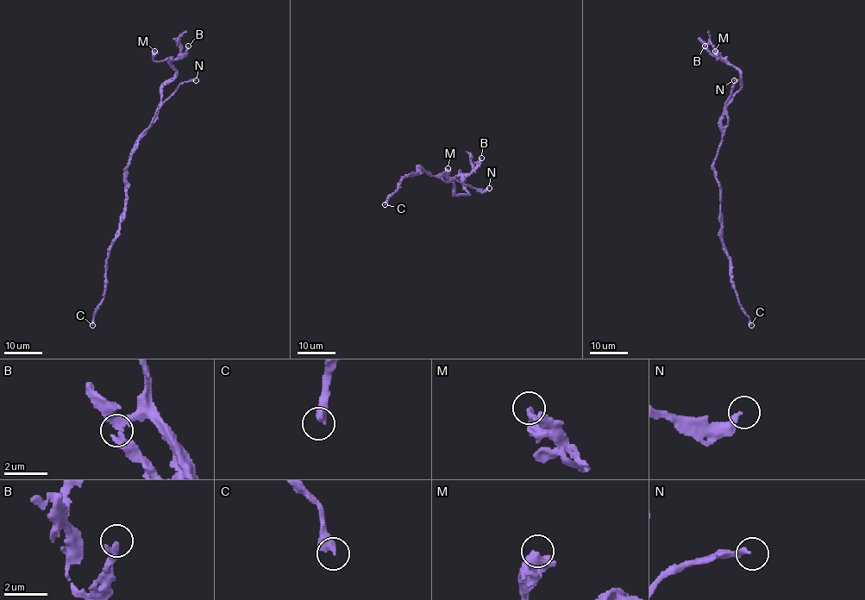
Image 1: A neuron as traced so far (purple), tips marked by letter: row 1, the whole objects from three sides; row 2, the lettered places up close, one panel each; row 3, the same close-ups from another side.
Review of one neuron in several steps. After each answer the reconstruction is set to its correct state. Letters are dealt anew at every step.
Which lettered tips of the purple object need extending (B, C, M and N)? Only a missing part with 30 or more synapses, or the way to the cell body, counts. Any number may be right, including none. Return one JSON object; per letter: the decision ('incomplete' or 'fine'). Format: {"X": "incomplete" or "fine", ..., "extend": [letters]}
{"B": "fine", "C": "fine", "M": "fine", "N": "incomplete", "extend": ["N"]}

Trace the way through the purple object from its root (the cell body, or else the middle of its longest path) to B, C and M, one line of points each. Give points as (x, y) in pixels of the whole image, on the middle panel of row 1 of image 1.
B: (421, 166), (429, 175), (446, 175), (454, 183), (455, 194), (466, 194), (464, 179), (481, 158)
C: (421, 166), (418, 174), (410, 174), (401, 180), (385, 204)
M: (421, 166), (429, 175), (446, 175), (454, 183), (455, 194), (466, 194), (460, 176), (446, 176), (448, 168)

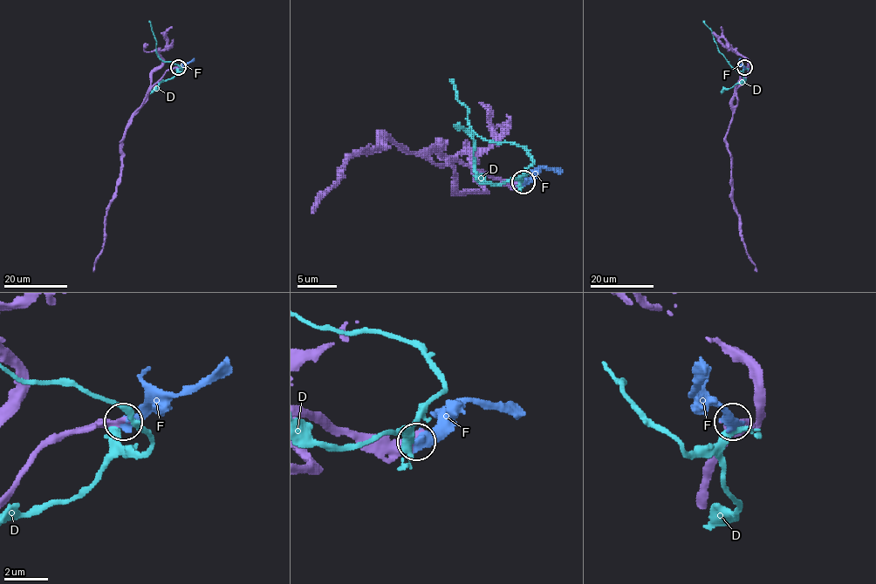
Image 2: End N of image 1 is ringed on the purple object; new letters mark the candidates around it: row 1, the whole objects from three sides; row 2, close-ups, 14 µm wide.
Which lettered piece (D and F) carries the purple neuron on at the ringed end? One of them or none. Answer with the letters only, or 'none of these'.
F

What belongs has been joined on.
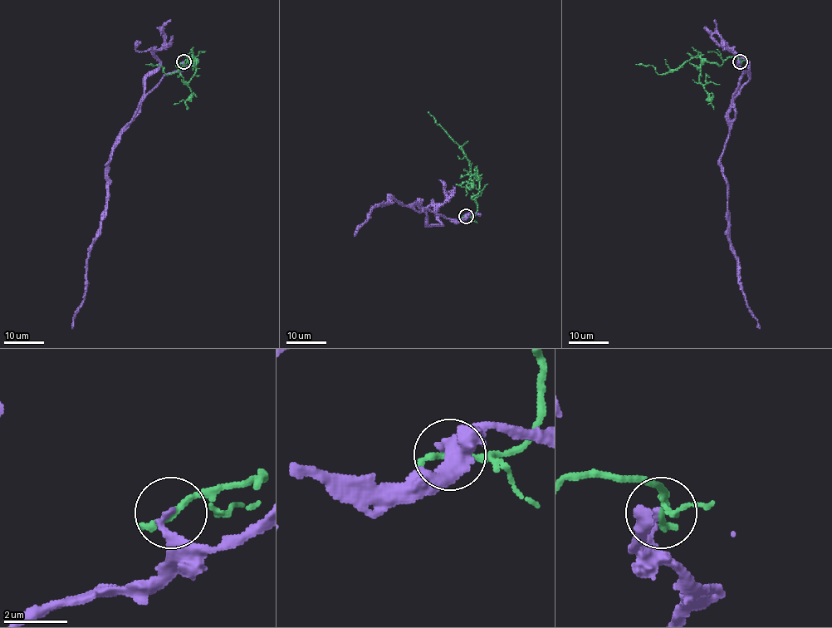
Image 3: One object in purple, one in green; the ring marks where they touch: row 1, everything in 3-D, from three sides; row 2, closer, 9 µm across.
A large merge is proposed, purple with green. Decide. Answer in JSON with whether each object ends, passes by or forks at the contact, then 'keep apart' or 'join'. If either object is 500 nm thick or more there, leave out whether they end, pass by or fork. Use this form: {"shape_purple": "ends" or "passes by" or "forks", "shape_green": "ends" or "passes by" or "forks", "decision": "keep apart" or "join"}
{"shape_purple": "ends", "shape_green": "passes by", "decision": "keep apart"}

